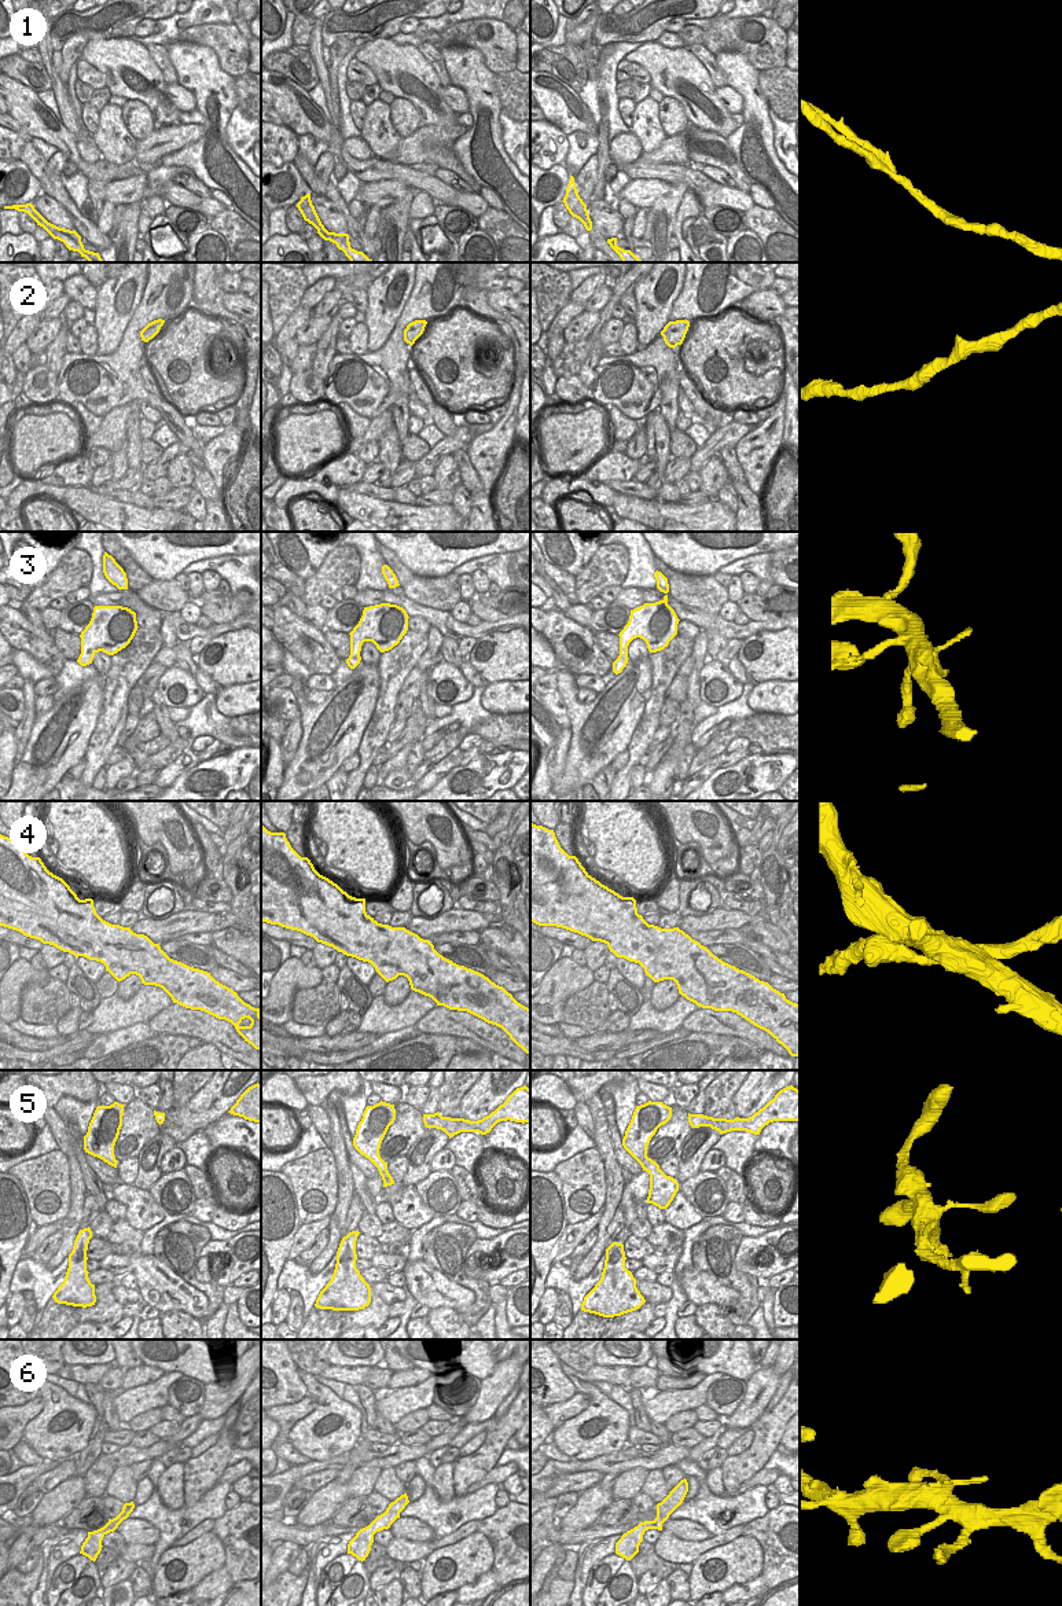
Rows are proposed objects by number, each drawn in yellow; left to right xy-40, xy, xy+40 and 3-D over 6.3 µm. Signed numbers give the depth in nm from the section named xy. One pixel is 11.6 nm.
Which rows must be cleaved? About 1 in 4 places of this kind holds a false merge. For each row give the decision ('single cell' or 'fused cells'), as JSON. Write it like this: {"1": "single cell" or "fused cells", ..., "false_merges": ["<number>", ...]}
{"1": "fused cells", "2": "single cell", "3": "single cell", "4": "fused cells", "5": "single cell", "6": "single cell", "false_merges": ["1", "4"]}

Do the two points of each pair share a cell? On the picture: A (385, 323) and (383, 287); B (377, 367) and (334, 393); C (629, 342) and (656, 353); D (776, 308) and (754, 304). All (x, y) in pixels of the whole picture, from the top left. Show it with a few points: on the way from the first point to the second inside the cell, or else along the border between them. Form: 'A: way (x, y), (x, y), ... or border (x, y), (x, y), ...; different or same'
A: way (382, 315), (379, 301), (383, 296); same
B: way (366, 378), (352, 396), (345, 397); same
C: border (639, 348), (625, 355); different
D: way (771, 305), (760, 305); same

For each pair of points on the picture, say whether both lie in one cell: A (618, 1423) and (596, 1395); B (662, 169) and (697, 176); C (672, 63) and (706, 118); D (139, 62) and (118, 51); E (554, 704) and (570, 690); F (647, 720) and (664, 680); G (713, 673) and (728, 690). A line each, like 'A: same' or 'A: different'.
A: same
B: same
C: same
D: same
E: different
F: same
G: same

